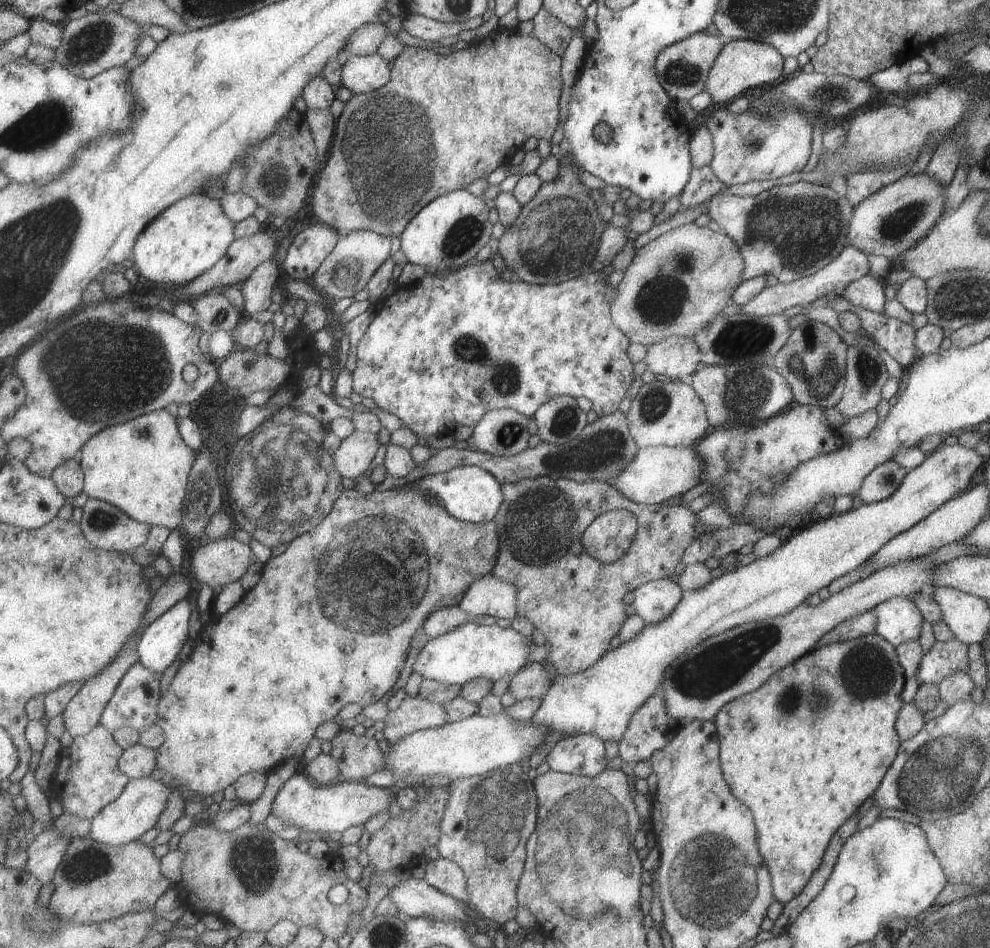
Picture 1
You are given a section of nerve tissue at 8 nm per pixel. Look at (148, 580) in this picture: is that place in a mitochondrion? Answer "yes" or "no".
no

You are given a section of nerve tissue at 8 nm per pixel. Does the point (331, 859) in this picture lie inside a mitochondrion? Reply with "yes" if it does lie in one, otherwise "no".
no

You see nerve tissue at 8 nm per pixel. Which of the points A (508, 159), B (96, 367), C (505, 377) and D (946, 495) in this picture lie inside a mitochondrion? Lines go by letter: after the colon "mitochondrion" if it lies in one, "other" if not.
A: other
B: mitochondrion
C: mitochondrion
D: other

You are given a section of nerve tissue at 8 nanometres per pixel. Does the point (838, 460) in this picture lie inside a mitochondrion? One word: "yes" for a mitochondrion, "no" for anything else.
no

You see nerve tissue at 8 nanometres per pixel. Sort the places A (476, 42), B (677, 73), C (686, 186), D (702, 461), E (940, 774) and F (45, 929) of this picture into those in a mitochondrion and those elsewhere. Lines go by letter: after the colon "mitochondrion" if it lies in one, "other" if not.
A: other
B: mitochondrion
C: other
D: other
E: mitochondrion
F: mitochondrion

